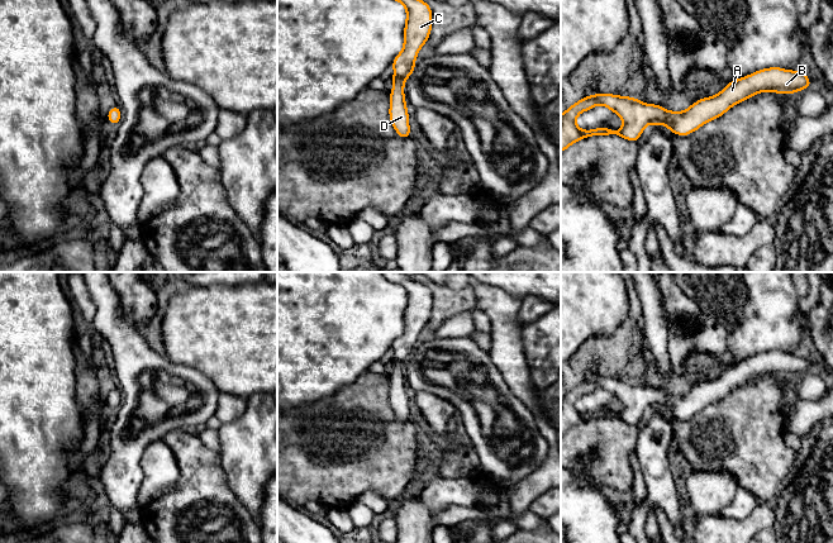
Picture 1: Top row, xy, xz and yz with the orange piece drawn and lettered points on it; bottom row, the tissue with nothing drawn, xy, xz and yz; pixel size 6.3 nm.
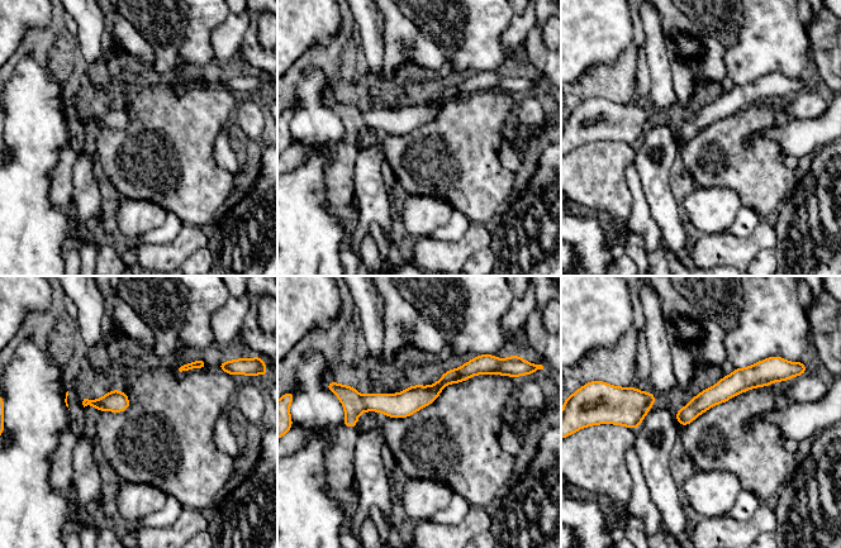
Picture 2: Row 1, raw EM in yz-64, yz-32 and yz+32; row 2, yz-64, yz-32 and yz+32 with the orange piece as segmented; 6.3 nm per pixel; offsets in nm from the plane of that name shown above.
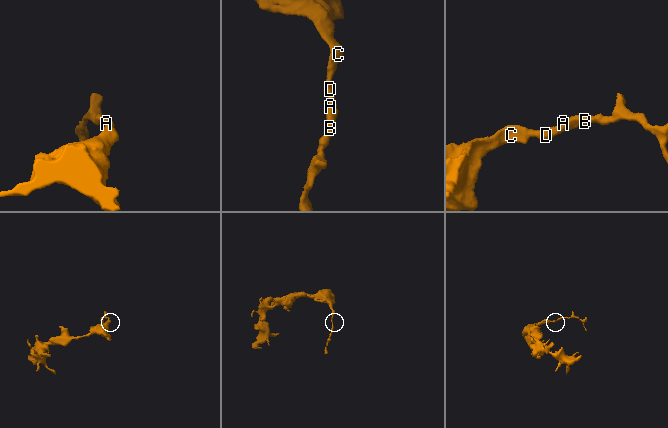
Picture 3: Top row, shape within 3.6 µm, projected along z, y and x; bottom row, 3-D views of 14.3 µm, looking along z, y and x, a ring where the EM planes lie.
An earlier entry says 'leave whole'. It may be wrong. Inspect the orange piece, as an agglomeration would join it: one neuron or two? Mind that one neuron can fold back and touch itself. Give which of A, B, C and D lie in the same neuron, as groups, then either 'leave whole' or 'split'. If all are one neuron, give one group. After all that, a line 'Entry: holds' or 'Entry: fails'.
groups A B C D; leave whole
Entry: holds

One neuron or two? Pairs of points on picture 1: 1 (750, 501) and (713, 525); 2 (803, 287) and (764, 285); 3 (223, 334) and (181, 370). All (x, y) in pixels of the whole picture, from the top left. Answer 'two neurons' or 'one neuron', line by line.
1: two neurons
2: two neurons
3: two neurons

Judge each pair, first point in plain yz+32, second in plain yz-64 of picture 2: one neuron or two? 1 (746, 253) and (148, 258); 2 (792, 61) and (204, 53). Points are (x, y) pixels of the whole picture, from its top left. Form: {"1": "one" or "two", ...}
{"1": "one", "2": "one"}

